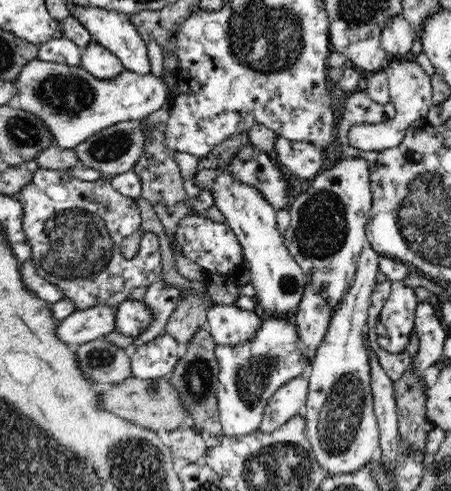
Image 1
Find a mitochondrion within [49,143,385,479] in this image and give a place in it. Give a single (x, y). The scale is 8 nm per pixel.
(322, 230)

